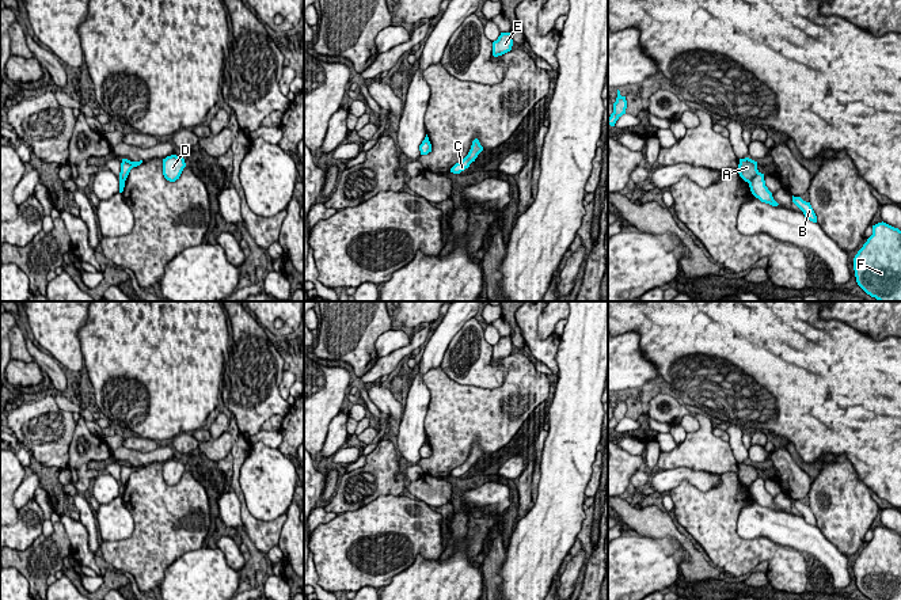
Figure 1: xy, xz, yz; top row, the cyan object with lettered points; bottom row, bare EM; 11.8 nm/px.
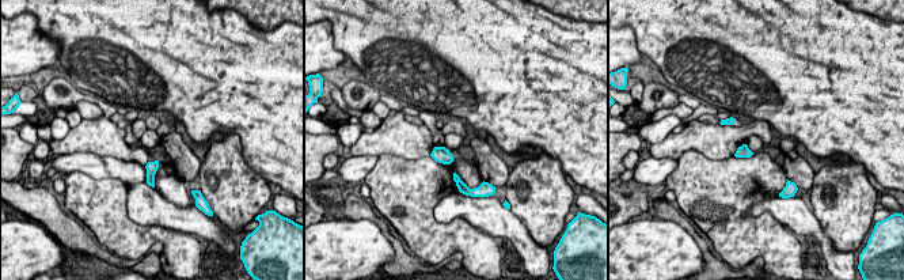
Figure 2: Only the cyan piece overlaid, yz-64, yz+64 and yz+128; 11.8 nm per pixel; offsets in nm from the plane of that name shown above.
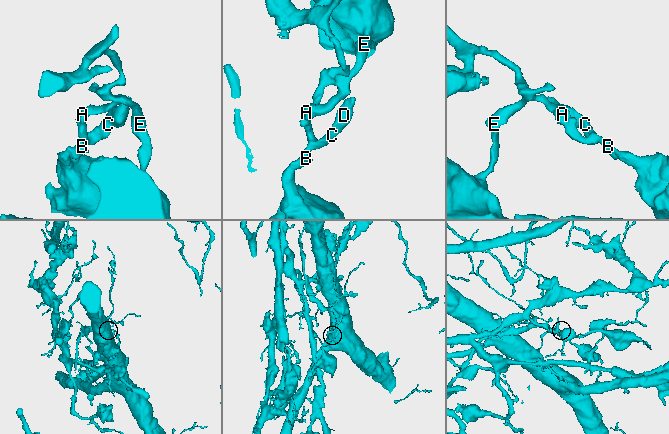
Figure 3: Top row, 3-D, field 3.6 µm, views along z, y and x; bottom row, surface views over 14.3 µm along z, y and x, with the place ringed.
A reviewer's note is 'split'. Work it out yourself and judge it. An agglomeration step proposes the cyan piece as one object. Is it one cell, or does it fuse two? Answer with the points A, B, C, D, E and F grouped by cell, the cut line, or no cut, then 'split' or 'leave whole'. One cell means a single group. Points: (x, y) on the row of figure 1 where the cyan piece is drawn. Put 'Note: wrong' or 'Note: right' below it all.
groups A E / B C D F; cut yz (759, 173), (748, 182); split
Note: right

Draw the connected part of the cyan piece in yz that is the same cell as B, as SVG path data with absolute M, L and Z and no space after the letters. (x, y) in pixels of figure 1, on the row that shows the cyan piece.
M792 195L792 202L803 212L805 217L813 223L817 223L817 216L810 202L803 201L801 197Z

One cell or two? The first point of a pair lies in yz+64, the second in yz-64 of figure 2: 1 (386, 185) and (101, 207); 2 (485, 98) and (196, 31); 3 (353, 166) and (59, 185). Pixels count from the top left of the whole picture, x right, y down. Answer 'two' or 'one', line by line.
1: one
2: one
3: two

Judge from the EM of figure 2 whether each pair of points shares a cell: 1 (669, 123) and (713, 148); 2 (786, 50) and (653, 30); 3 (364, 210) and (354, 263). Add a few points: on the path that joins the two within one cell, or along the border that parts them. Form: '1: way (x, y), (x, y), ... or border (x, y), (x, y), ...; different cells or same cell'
1: border (671, 131), (661, 140), (649, 146); different cells
2: way (754, 30), (686, 30); same cell
3: border (334, 218), (369, 219), (388, 239); different cells

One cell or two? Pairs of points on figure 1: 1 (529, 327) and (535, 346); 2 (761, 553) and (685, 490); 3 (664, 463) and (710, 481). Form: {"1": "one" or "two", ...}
{"1": "one", "2": "one", "3": "two"}

